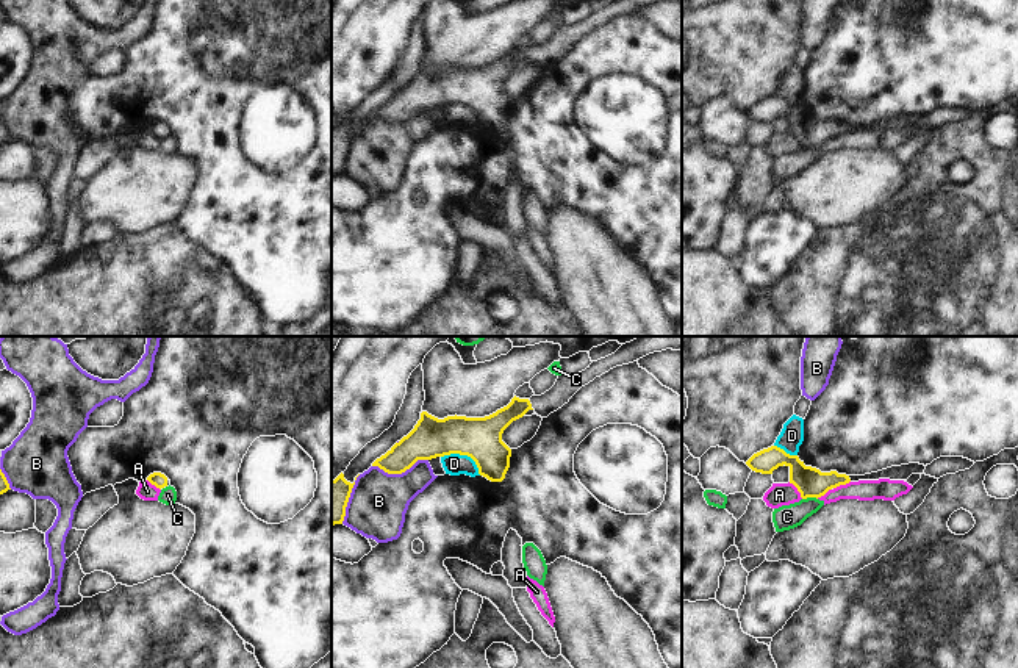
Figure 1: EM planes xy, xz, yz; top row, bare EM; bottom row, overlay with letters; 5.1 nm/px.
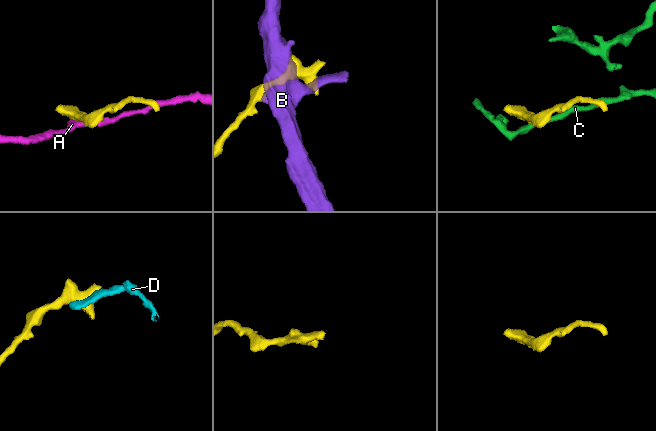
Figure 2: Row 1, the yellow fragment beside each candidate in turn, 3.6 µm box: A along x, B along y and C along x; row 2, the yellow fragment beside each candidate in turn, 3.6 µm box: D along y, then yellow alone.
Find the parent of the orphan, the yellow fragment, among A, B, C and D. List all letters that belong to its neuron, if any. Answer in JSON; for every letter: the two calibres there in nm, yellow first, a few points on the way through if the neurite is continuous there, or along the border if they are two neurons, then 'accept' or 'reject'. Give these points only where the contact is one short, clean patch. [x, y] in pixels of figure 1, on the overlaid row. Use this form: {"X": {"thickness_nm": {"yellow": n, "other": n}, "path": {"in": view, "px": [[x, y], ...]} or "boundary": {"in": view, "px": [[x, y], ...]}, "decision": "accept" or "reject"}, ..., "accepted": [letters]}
{"A": {"thickness_nm": {"yellow": 160, "other": 120}, "boundary": {"in": "yz", "px": [[788, 482], [802, 498]]}, "decision": "reject"}, "B": {"thickness_nm": {"yellow": 200, "other": 300}, "decision": "reject"}, "C": {"thickness_nm": {"yellow": 160, "other": 130}, "boundary": {"in": "yz", "px": [[817, 498], [802, 499]]}, "decision": "reject"}, "D": {"thickness_nm": {"yellow": 220, "other": 110}, "decision": "reject"}, "accepted": []}

